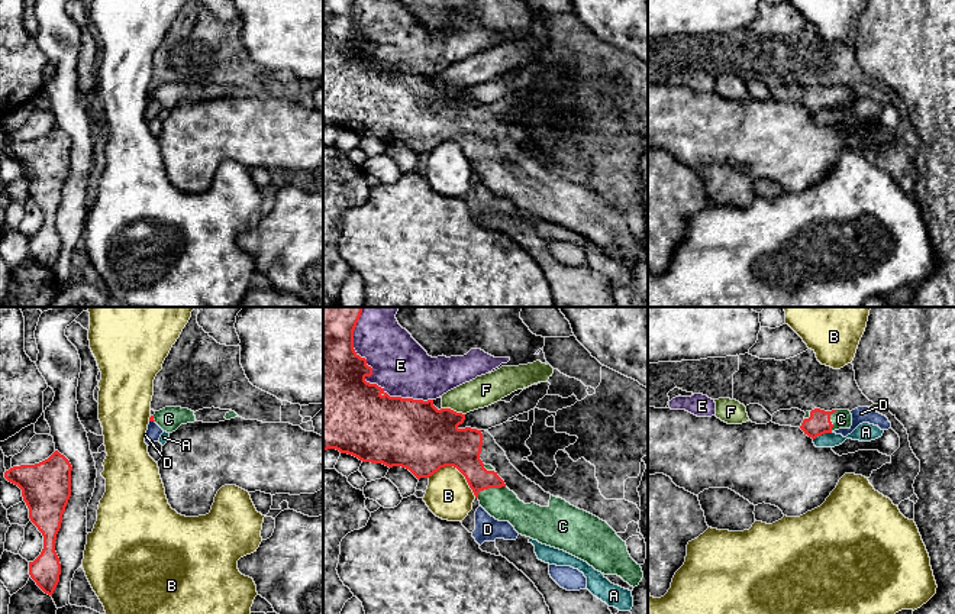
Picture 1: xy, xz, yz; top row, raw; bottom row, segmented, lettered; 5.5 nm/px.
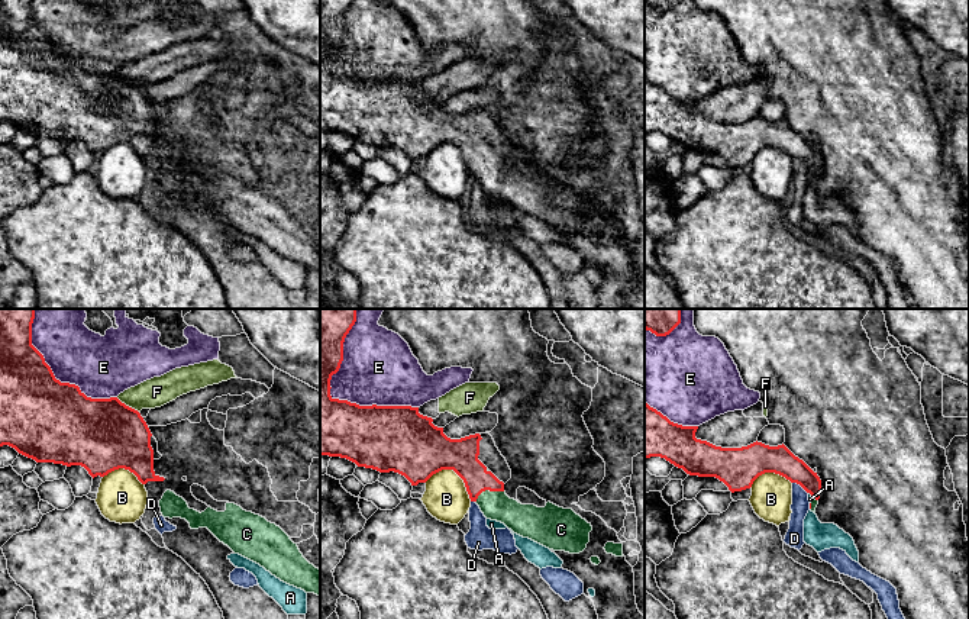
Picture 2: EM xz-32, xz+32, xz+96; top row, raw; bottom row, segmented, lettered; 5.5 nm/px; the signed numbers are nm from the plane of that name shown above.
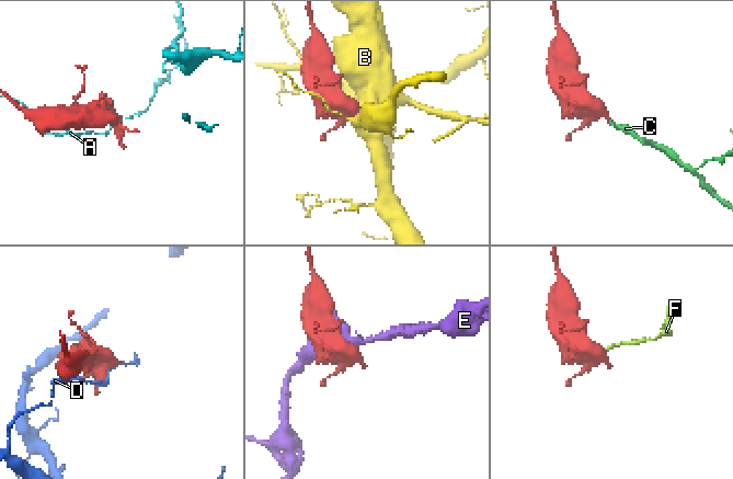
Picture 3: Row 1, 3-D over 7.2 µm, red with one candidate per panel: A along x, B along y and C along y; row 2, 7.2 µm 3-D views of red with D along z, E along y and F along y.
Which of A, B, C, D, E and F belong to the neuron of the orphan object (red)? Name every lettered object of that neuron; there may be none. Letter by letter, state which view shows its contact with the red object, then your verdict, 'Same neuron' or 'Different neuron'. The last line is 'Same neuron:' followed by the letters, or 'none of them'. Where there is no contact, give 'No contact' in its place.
A: Touches red in yz. Different neuron
B: Touches red in xz. Different neuron
C: Touches red in xz. Same neuron
D: Touches red in xy. Different neuron
E: Touches red in xz. Different neuron
F: Touches red in xz. Different neuron
Same neuron: C

